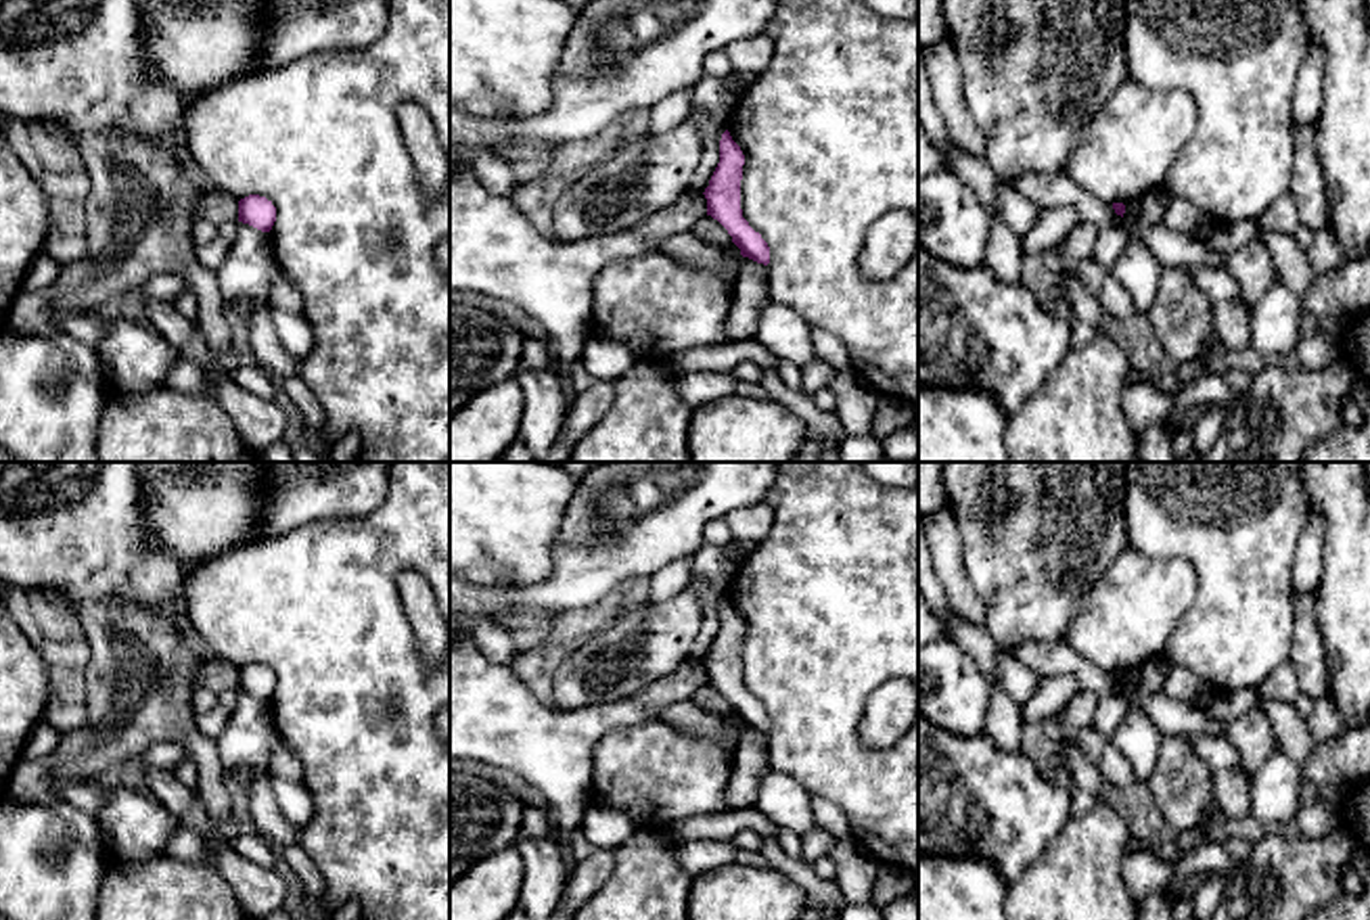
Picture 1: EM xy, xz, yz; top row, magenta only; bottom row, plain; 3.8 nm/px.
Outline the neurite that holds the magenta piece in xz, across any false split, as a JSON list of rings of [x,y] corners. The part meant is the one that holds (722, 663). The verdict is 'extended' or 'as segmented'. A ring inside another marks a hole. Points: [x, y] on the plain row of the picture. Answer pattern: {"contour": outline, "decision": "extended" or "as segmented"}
{"contour": [[[726,598],[720,608],[720,631],[709,648],[709,654],[703,661],[707,667],[707,684],[717,688],[728,698],[732,711],[740,717],[743,726],[768,734],[770,732],[768,711],[743,686],[740,677],[743,634],[745,623],[740,615],[732,608],[730,600]]], "decision": "as segmented"}

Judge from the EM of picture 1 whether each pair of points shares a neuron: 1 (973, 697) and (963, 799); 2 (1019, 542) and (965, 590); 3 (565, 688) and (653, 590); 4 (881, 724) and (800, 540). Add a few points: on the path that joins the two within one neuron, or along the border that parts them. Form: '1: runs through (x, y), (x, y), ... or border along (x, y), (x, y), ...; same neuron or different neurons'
1: border along (940, 726), (963, 737), (984, 734); different neurons
2: border along (958, 536), (963, 567), (984, 605), (986, 622); different neurons
3: border along (689, 584), (666, 601), (647, 601), (643, 596); different neurons
4: border along (896, 676), (885, 680), (866, 703), (862, 745); different neurons

